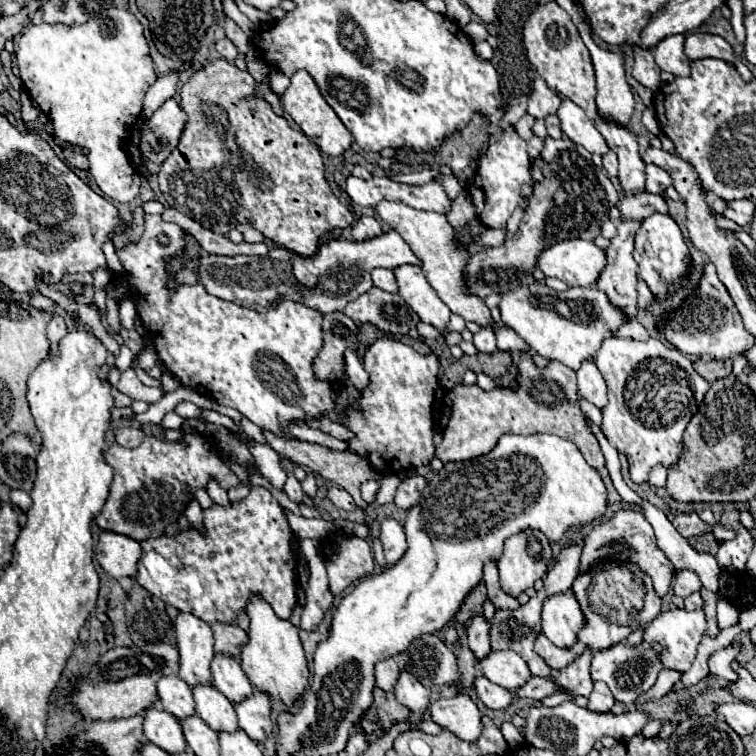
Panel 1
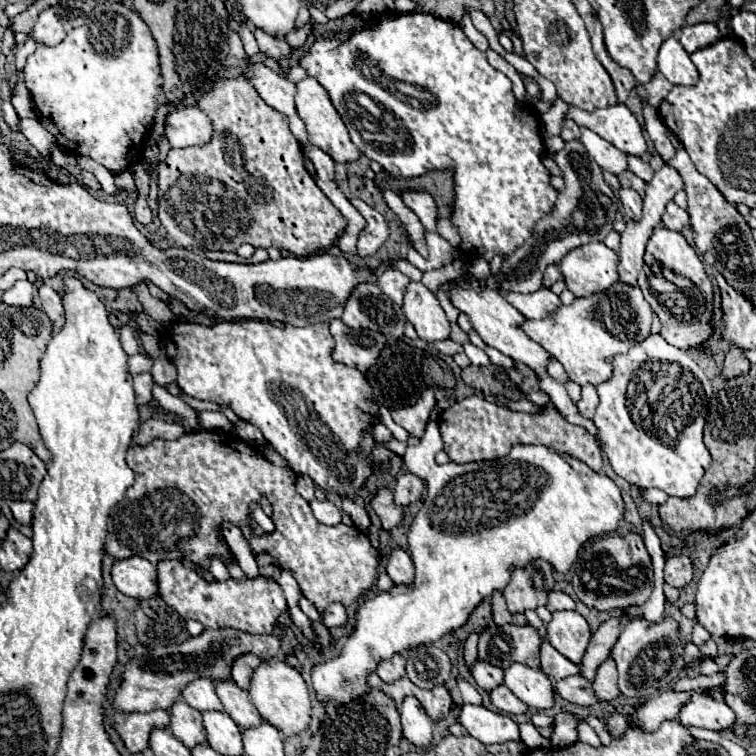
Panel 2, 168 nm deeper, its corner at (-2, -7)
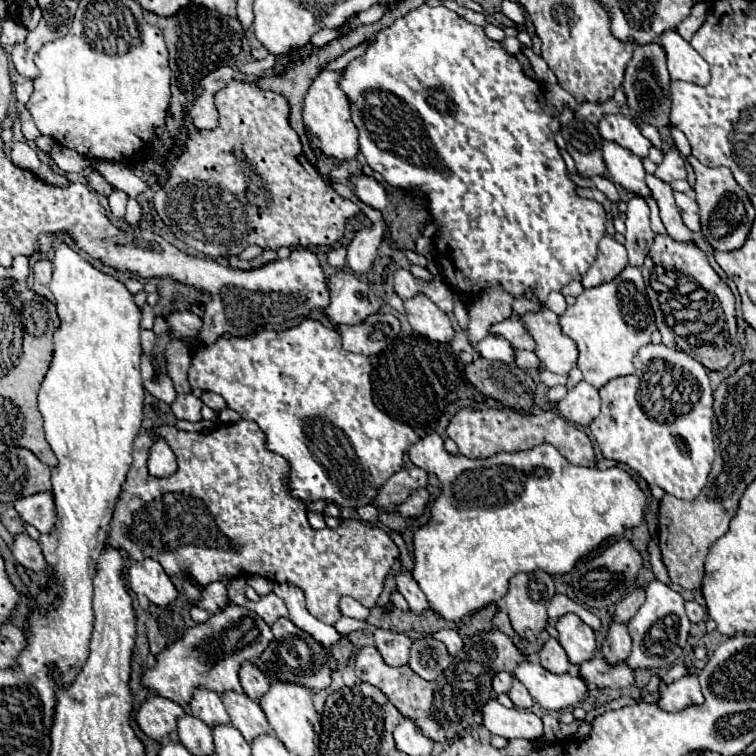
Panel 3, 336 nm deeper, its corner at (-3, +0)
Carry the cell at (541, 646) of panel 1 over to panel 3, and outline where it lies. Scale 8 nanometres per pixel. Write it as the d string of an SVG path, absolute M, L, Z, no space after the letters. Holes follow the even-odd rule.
M553 637L539 651L539 659L541 659L541 665L551 673L567 673L569 667L571 667L567 653L559 645L559 641L553 639Z

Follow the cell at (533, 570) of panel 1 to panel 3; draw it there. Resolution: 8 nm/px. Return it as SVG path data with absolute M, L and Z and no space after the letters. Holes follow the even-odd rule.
M537 571L537 573L519 573L511 579L509 591L503 597L505 613L511 619L513 629L519 633L519 637L527 641L535 641L537 635L547 627L547 603L555 595L555 587L551 581L551 575ZM529 581L537 581L545 585L545 597L541 601L533 601L529 595Z

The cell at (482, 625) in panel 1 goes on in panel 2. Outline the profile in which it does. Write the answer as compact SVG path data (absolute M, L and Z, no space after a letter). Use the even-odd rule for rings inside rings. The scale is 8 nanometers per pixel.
M476 660L474 666L472 666L472 678L486 692L490 692L492 688L500 686L502 684L502 676L504 676L504 670L502 668L492 666L492 664L486 664L482 660Z

